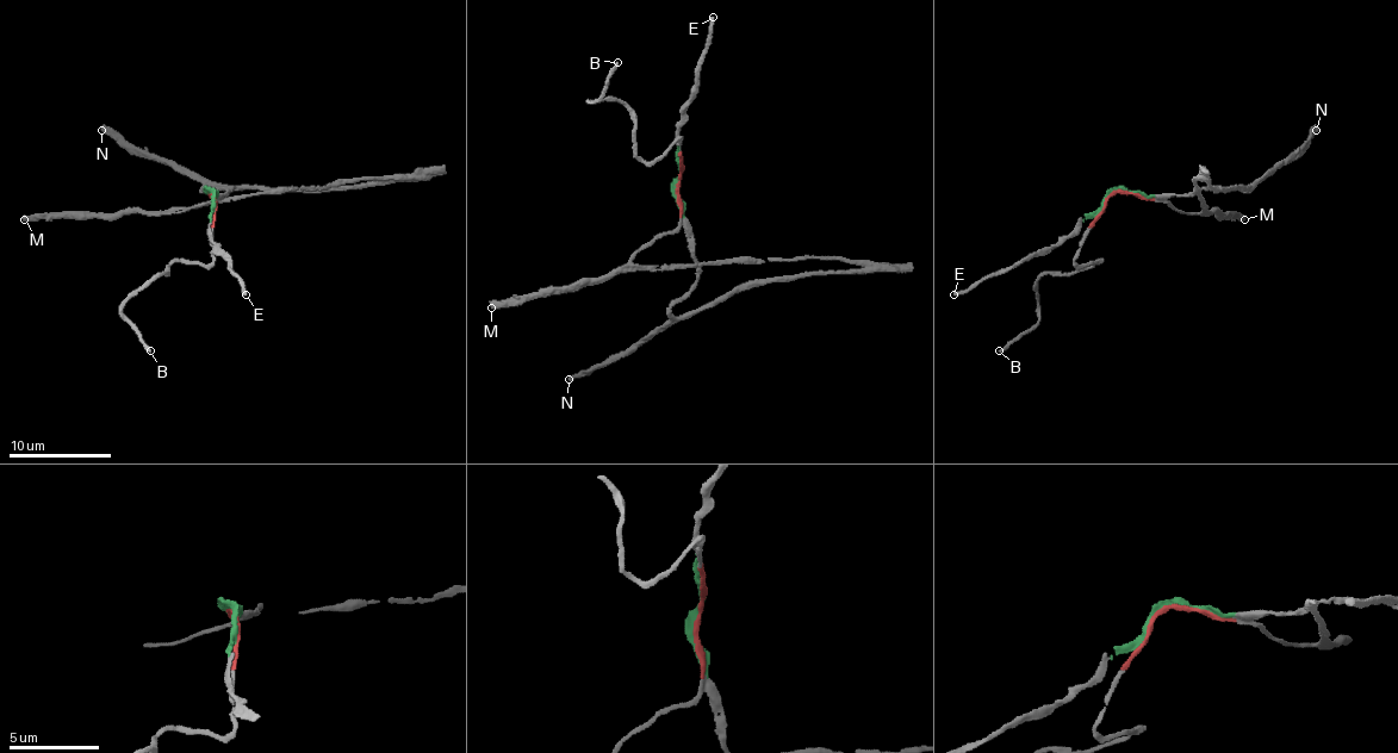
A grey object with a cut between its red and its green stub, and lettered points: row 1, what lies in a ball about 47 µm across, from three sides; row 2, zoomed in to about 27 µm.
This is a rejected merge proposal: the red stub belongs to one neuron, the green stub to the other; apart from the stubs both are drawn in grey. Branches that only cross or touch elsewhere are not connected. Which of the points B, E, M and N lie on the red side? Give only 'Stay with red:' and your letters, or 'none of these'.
Stay with red: B, M

